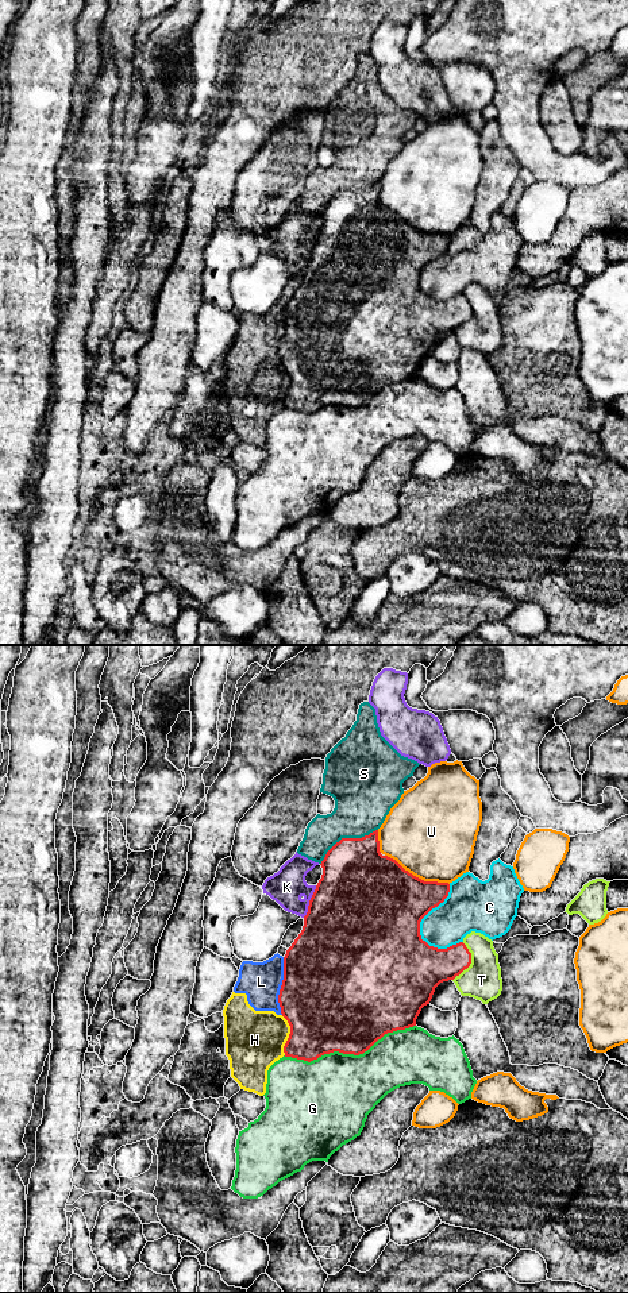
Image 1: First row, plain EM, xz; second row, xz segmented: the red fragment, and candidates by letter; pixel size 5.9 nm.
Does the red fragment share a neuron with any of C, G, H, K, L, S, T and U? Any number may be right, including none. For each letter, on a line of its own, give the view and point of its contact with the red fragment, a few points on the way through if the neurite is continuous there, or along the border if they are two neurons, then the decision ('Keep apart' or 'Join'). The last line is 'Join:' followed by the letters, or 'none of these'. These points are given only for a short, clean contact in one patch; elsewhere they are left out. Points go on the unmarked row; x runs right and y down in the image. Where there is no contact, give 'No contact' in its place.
C: Touches red at xz (423, 269). Keep apart
G: Touches red at xz (349, 405). Keep apart
H: Touches red at xz (289, 388). Keep apart
K: Touches red at xz (309, 254). Keep apart
L: Touches red at xz (281, 338). Keep apart
S: Touches red at xz (346, 190). Keep apart
T: Touches red at xz (470, 315). Keep apart
U: Touches red at xz (417, 230). Keep apart
Join: none of these

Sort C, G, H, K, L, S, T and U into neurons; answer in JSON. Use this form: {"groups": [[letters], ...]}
{"groups": [["C"], ["G"], ["H", "L"], ["K"], ["S"], ["T"], ["U"]]}

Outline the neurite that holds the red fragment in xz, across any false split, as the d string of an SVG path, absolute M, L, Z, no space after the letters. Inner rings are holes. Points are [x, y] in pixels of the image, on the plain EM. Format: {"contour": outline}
{"contour": "M378 182L362 190L342 190L320 217L323 227L303 282L284 309L278 347L290 378L285 409L308 414L334 404L363 406L385 386L416 378L435 340L471 316L463 294L438 301L420 287L421 271L444 254L450 236L424 233L382 208Z"}

